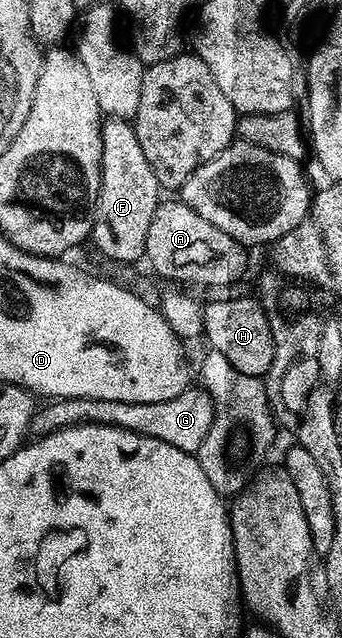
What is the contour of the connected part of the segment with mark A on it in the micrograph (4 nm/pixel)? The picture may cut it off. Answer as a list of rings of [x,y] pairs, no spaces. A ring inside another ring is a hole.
[[[181,200],[159,201],[156,212],[152,212],[144,258],[162,278],[175,278],[178,284],[195,282],[199,288],[234,284],[246,270],[246,254],[247,247],[228,232],[220,232],[216,224],[208,224],[204,216],[196,216]]]

